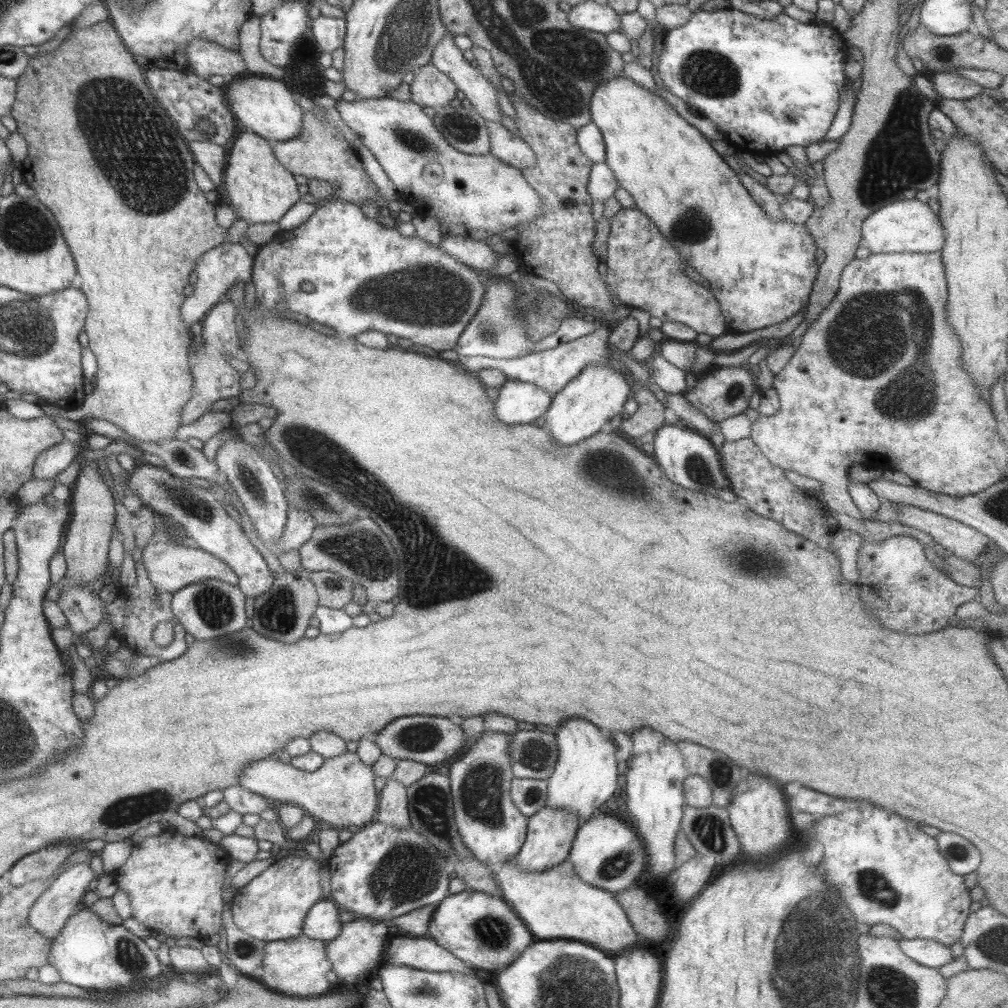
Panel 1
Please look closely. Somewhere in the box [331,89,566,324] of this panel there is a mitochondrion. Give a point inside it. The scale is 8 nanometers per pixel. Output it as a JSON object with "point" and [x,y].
{"point":[461,129]}

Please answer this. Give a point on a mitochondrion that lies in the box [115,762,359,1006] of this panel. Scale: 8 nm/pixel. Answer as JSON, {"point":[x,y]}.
{"point":[244,949]}

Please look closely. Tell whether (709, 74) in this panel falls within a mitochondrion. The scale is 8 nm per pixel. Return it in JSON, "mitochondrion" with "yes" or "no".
{"mitochondrion":"yes"}

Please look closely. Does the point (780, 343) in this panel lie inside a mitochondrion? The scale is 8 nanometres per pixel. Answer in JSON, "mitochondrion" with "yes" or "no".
{"mitochondrion":"no"}

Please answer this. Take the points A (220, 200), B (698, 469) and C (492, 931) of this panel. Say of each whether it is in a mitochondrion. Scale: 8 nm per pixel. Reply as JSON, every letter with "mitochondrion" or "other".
{"A":"other","B":"mitochondrion","C":"mitochondrion"}

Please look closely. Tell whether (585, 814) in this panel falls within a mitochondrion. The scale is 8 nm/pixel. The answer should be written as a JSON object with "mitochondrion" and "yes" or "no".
{"mitochondrion":"no"}

